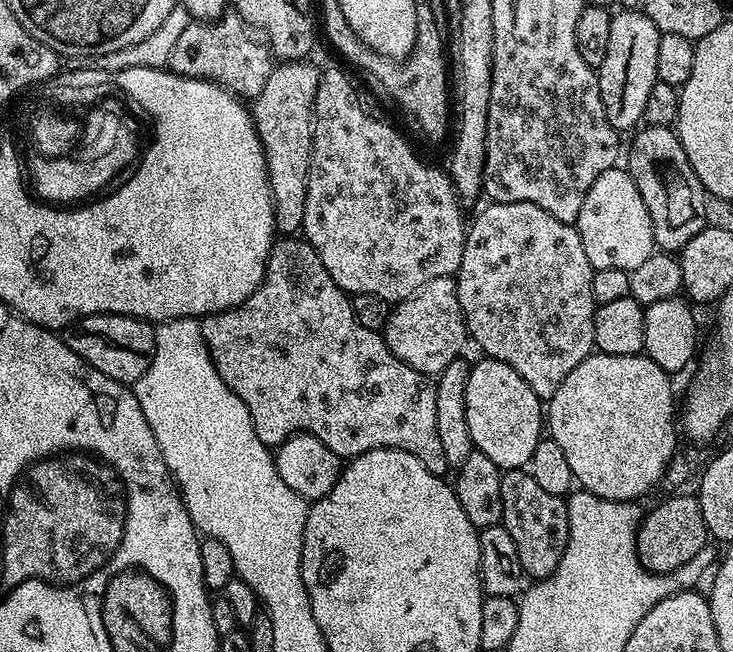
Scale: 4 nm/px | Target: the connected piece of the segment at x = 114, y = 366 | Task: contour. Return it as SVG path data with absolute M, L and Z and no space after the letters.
M99 312L93 316L84 316L74 320L62 330L66 346L78 354L94 370L102 370L106 378L114 378L114 382L135 385L142 374L150 366L154 358L155 327L149 321L139 320L136 316L119 316L113 312Z

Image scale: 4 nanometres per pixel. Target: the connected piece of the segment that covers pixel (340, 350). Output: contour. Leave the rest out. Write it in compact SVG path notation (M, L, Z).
M303 238L277 239L273 243L272 249L268 251L266 270L258 290L254 290L254 294L250 294L250 298L246 298L246 302L242 302L237 308L227 308L224 312L203 317L200 320L200 329L222 382L226 382L226 386L230 386L230 390L234 390L234 394L238 394L238 398L242 398L242 402L246 402L246 410L250 410L254 434L258 434L258 438L264 444L279 446L292 436L308 432L325 444L335 456L341 458L361 456L370 450L379 448L397 448L414 454L414 458L418 458L418 462L425 464L434 475L443 477L449 475L450 465L446 462L446 453L442 451L442 442L438 439L435 383L397 358L386 346L381 333L366 330L366 326L362 326L356 321L349 293L343 292L338 286L338 282L334 282L334 278L330 278L326 266L322 266L322 258L318 258L314 246L310 246L307 240Z

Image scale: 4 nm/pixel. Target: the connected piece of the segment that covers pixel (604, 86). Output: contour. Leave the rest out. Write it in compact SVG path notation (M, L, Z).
M617 11L610 22L606 59L598 70L600 97L602 106L606 110L606 118L610 118L610 126L614 126L621 134L627 133L627 128L635 129L644 120L650 90L654 90L654 86L658 83L656 71L658 70L658 42L661 35L654 22L650 22L650 18L637 12Z

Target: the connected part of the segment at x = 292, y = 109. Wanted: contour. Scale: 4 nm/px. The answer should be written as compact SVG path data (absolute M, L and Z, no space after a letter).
M307 59L280 62L273 67L262 94L251 105L252 122L264 145L268 162L268 183L272 186L275 231L296 234L303 229L306 214L306 182L312 161L312 126L316 110L316 95L321 69L308 64Z

